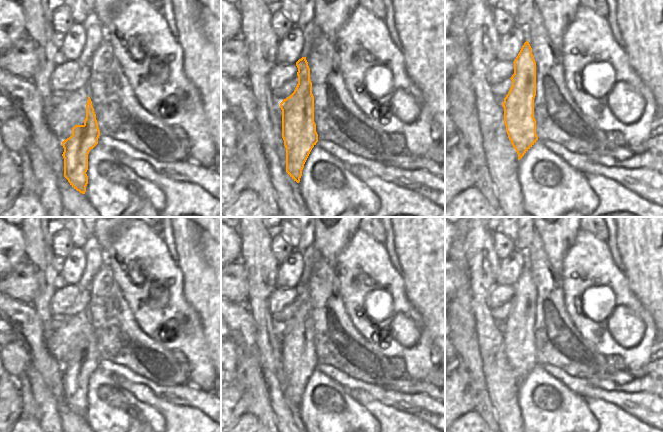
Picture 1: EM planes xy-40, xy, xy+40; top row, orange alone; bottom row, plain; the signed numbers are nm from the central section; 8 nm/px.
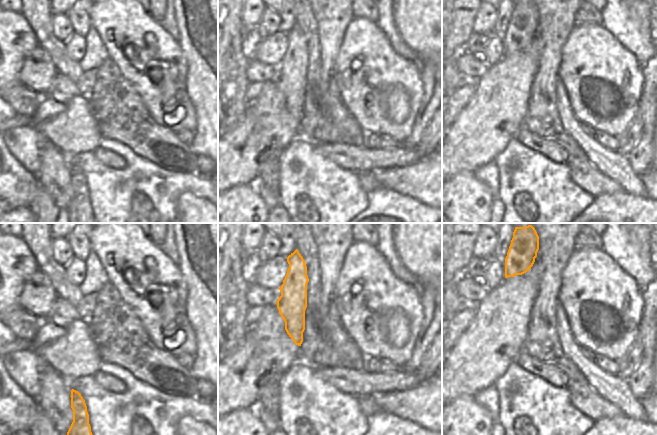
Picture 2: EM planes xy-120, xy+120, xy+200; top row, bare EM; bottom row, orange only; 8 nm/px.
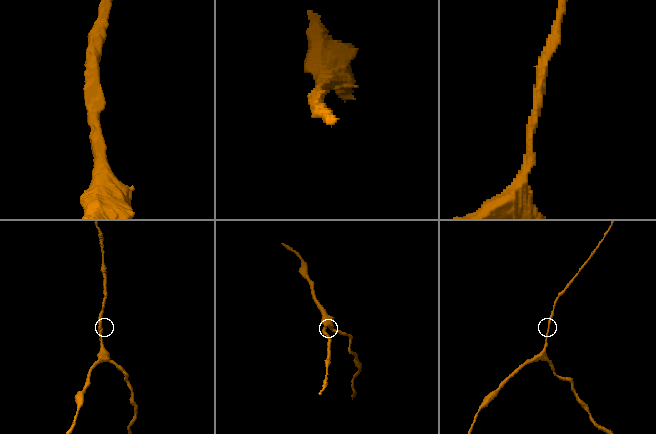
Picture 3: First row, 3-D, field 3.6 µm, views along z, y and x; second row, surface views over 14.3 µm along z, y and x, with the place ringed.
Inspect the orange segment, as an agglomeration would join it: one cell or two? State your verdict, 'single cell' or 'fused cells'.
single cell

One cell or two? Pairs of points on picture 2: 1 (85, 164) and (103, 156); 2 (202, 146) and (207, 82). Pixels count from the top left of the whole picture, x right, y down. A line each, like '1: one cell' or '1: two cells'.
1: two cells
2: one cell

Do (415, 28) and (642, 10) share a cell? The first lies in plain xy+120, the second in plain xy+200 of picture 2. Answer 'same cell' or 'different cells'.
same cell

